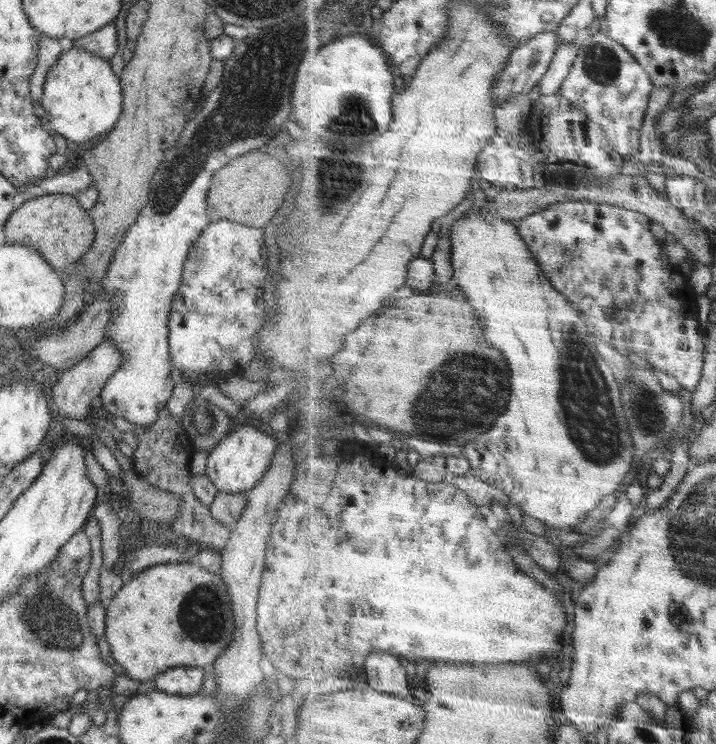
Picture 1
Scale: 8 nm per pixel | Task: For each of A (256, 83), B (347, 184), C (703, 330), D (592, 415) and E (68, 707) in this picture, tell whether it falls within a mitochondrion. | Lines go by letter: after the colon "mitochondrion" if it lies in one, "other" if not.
A: mitochondrion
B: mitochondrion
C: other
D: mitochondrion
E: other

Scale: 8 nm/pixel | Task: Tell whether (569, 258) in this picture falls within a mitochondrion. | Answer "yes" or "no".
yes

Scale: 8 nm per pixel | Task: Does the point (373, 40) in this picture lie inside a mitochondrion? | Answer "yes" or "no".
no

